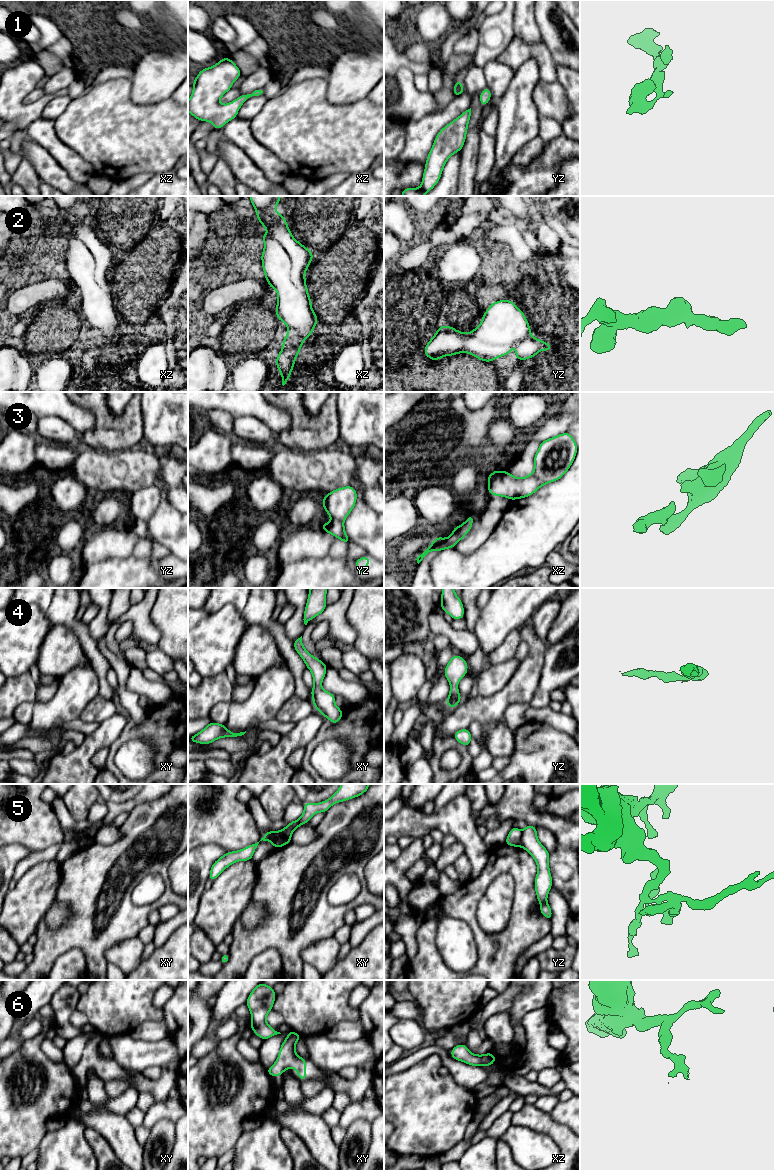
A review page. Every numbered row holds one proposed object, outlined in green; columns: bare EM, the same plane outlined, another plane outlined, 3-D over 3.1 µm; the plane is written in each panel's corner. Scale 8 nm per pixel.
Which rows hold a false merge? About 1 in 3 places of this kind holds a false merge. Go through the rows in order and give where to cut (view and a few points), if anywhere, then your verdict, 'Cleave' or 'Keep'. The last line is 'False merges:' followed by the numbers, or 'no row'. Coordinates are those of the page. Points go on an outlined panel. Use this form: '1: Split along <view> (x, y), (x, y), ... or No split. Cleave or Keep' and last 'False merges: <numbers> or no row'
1: No split. Keep
2: No split. Keep
3: Split along xz (454, 527), (458, 540). Cleave
4: No split. Keep
5: Split along xy (290, 839), (284, 835), (278, 835), (274, 840), (274, 847). Cleave
6: No split. Keep
False merges: 3, 5

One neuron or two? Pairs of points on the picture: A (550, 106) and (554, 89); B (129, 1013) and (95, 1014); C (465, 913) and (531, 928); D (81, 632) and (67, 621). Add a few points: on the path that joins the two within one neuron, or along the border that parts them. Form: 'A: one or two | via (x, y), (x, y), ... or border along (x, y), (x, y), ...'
A: one | via (552, 102), (554, 93)
B: one | via (121, 1013), (103, 1013)
C: one | via (480, 936), (486, 943), (489, 965), (508, 950)
D: one | via (78, 629), (70, 621)

